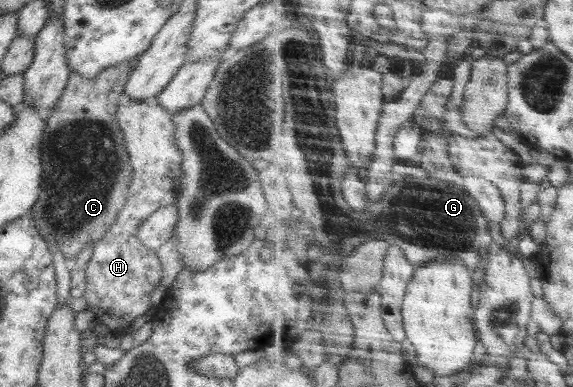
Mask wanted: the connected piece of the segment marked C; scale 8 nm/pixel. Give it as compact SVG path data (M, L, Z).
M124 61L93 79L72 71L57 107L41 111L46 123L41 142L42 182L31 217L51 251L57 248L67 259L76 258L89 241L95 244L103 238L124 206L132 167L116 111L132 68Z

